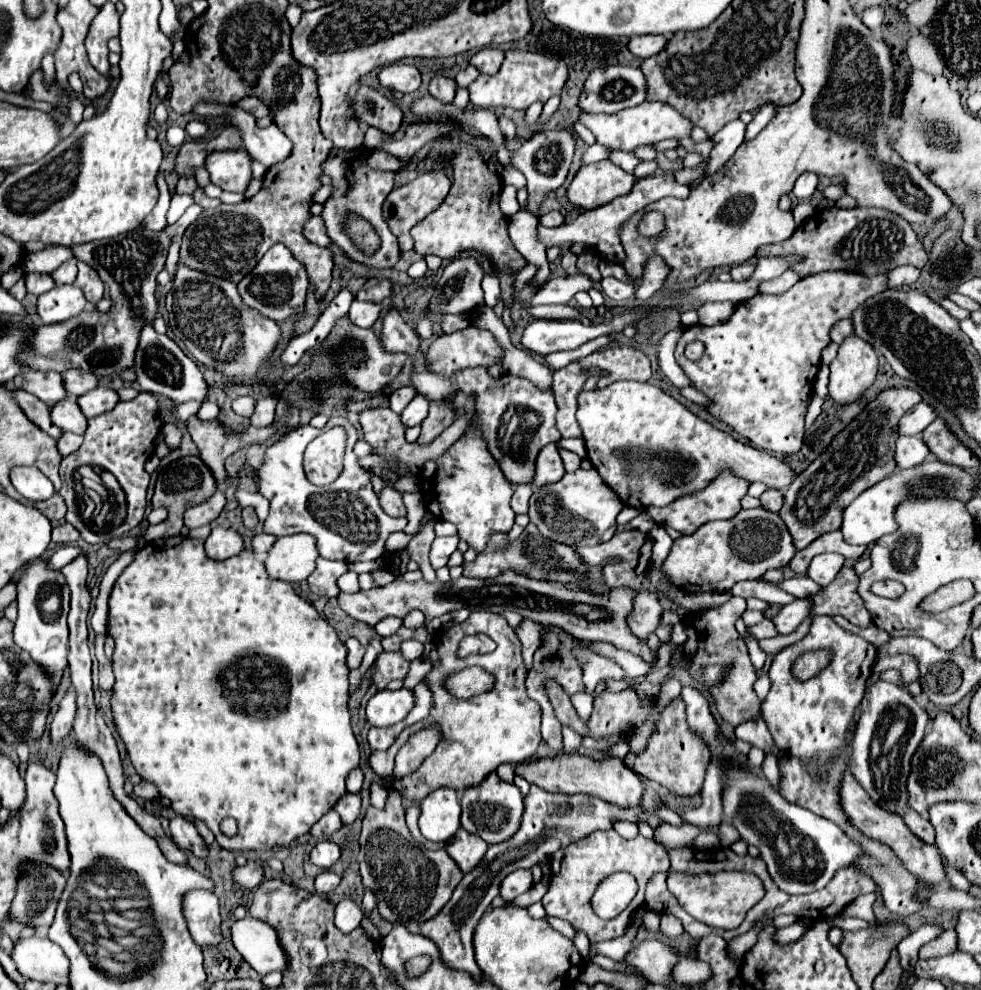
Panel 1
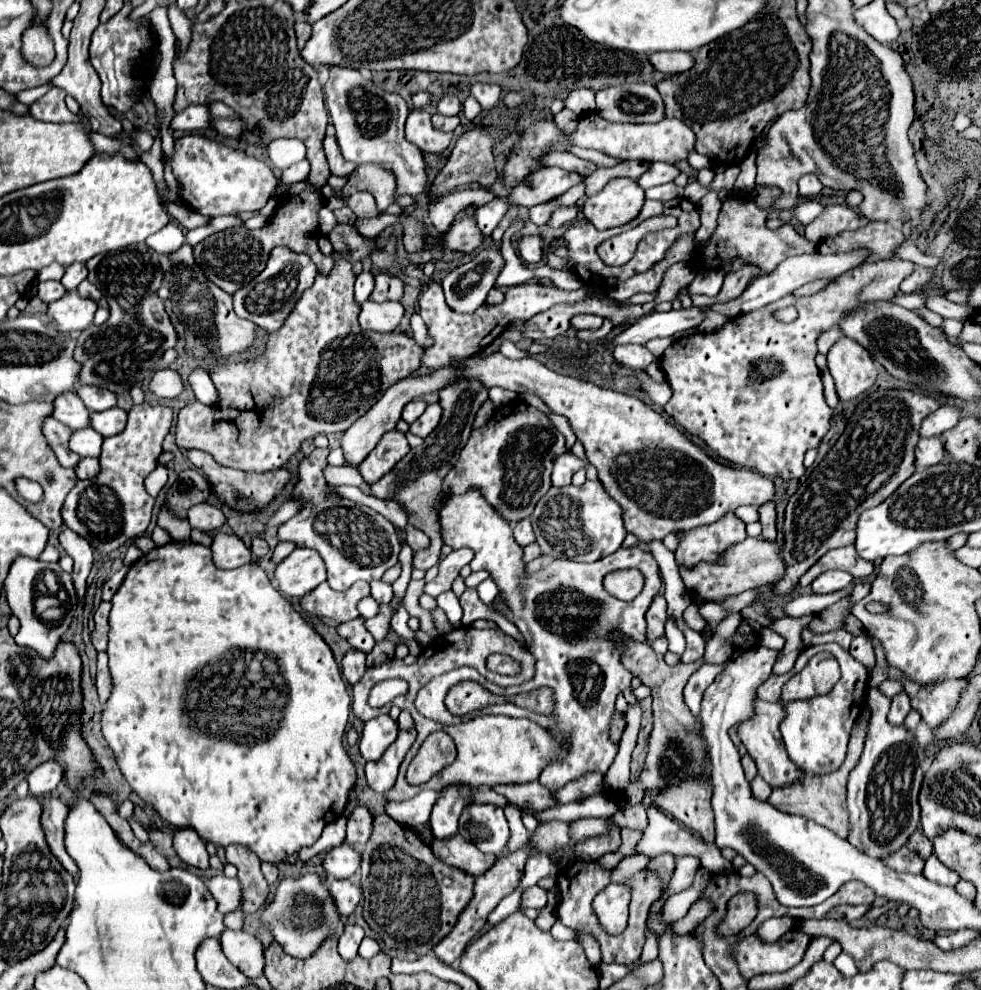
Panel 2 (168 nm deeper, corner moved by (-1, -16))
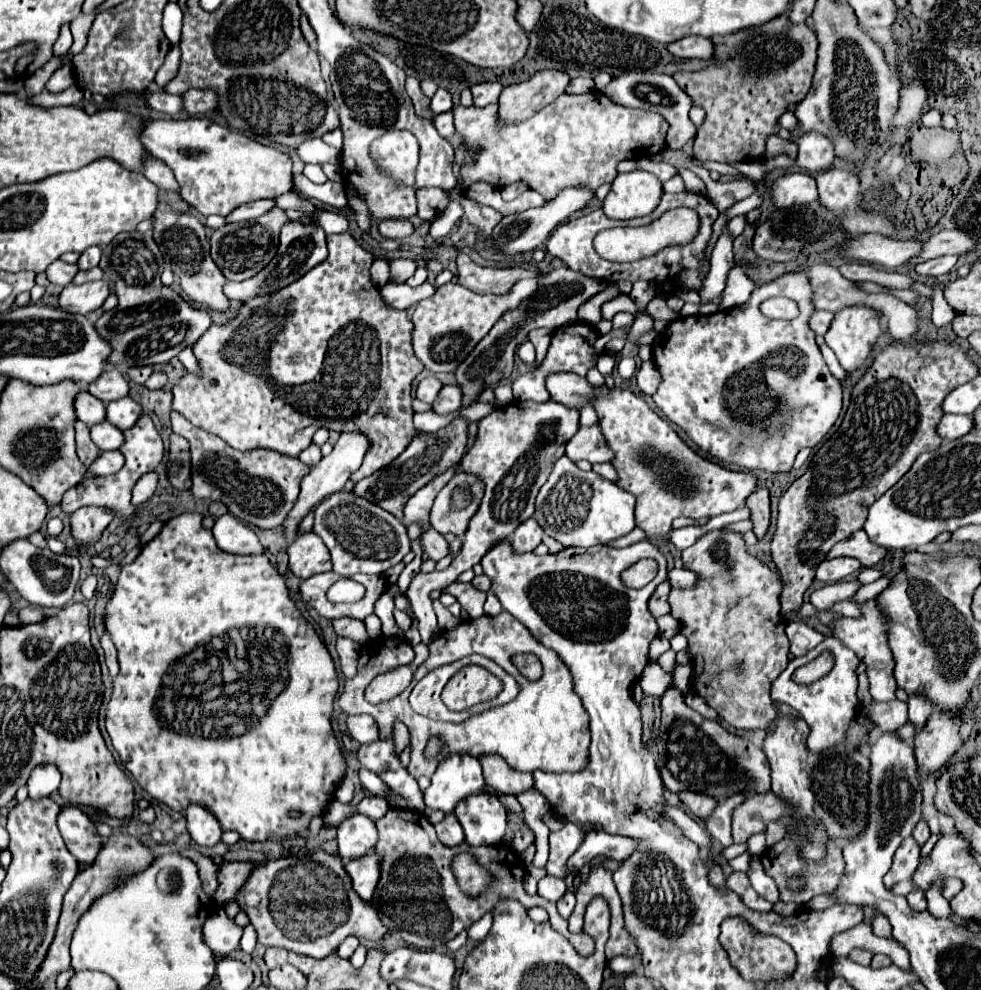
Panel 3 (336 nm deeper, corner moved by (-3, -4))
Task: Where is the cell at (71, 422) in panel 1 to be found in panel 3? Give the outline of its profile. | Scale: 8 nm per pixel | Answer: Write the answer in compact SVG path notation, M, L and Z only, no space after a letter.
M99 422L91 426L91 440L99 450L119 450L123 444L123 432L109 422Z

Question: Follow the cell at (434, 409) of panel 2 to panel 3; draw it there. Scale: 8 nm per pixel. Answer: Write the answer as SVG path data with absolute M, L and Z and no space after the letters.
M443 386L435 402L431 404L431 410L435 414L451 414L461 408L461 390L459 386Z

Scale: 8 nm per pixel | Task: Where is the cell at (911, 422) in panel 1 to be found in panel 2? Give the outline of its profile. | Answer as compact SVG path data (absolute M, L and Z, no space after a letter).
M941 406L937 412L929 414L923 420L921 438L929 438L929 436L943 434L945 430L953 428L959 420L961 420L961 410L957 406Z

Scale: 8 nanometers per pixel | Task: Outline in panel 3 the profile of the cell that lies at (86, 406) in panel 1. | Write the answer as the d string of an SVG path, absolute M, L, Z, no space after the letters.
M129 396L107 404L107 422L117 426L119 430L131 428L139 416L141 416L141 406L133 402Z

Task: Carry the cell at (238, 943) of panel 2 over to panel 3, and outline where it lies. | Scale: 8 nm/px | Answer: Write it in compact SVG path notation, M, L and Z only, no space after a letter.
M217 910L211 914L203 926L205 944L219 956L219 954L231 954L239 948L239 940L243 936L243 928L239 928L225 910Z

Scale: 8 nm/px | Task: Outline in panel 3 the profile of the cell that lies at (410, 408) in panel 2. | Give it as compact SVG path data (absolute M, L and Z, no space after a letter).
M429 376L429 378L421 380L419 386L417 386L417 398L423 400L423 402L429 402L429 404L431 404L431 402L437 398L441 386L443 386L443 384L441 384L435 376Z

